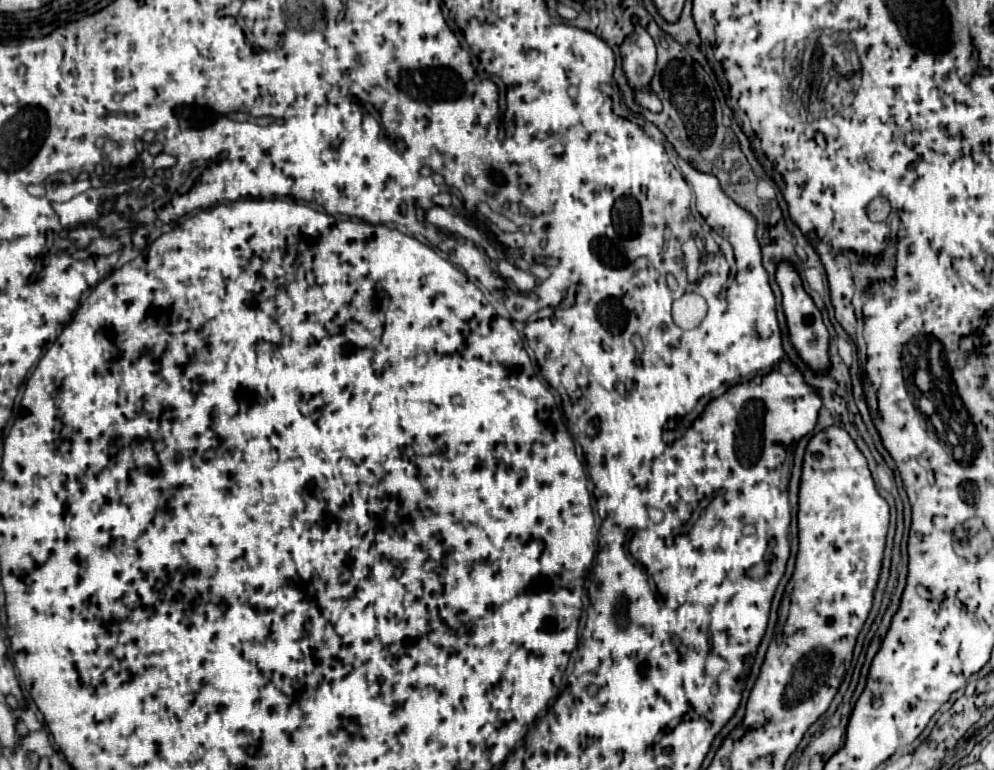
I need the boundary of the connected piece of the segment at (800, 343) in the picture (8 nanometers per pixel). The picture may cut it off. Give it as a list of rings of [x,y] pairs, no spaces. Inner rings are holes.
[[[784,259],[778,263],[776,269],[776,283],[784,295],[784,313],[786,313],[786,321],[788,321],[788,329],[790,329],[790,341],[792,345],[798,349],[800,357],[808,363],[810,369],[818,371],[818,373],[826,373],[830,359],[828,359],[828,329],[822,321],[822,313],[818,311],[818,307],[814,305],[812,297],[804,291],[802,287],[802,279],[798,269],[794,267],[792,261]]]

